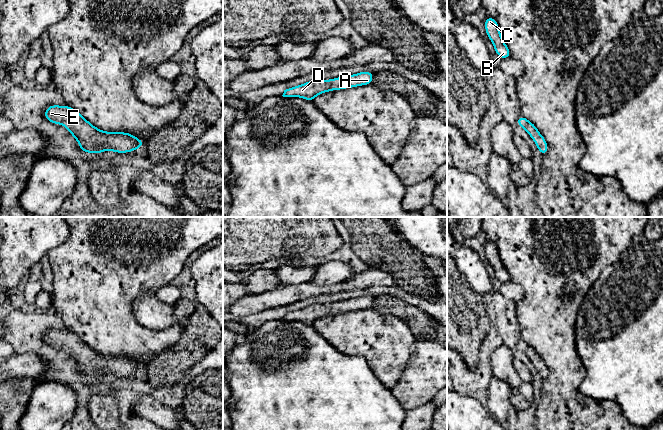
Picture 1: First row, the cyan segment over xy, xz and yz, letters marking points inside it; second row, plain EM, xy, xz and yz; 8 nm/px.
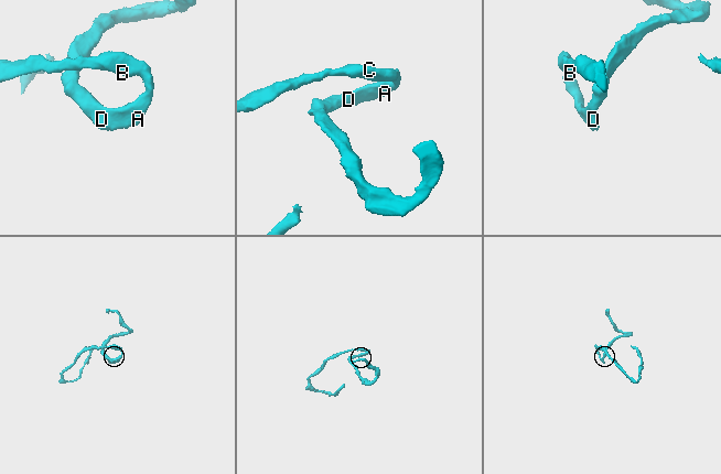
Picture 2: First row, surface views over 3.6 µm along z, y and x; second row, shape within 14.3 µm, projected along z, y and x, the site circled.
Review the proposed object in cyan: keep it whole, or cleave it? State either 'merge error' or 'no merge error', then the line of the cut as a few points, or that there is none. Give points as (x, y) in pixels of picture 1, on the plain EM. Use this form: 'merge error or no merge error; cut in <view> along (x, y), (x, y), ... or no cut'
no merge error; no cut

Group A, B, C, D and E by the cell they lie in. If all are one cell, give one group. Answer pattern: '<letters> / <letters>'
A B C D E

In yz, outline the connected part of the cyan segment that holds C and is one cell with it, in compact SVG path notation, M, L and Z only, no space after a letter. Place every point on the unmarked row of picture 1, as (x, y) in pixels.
M488 240L488 242L484 245L485 248L485 255L488 259L489 263L491 264L496 278L501 283L506 283L511 280L511 276L508 273L507 269L503 265L503 262L501 260L501 257L499 255L499 250L497 248L497 245L491 241Z

